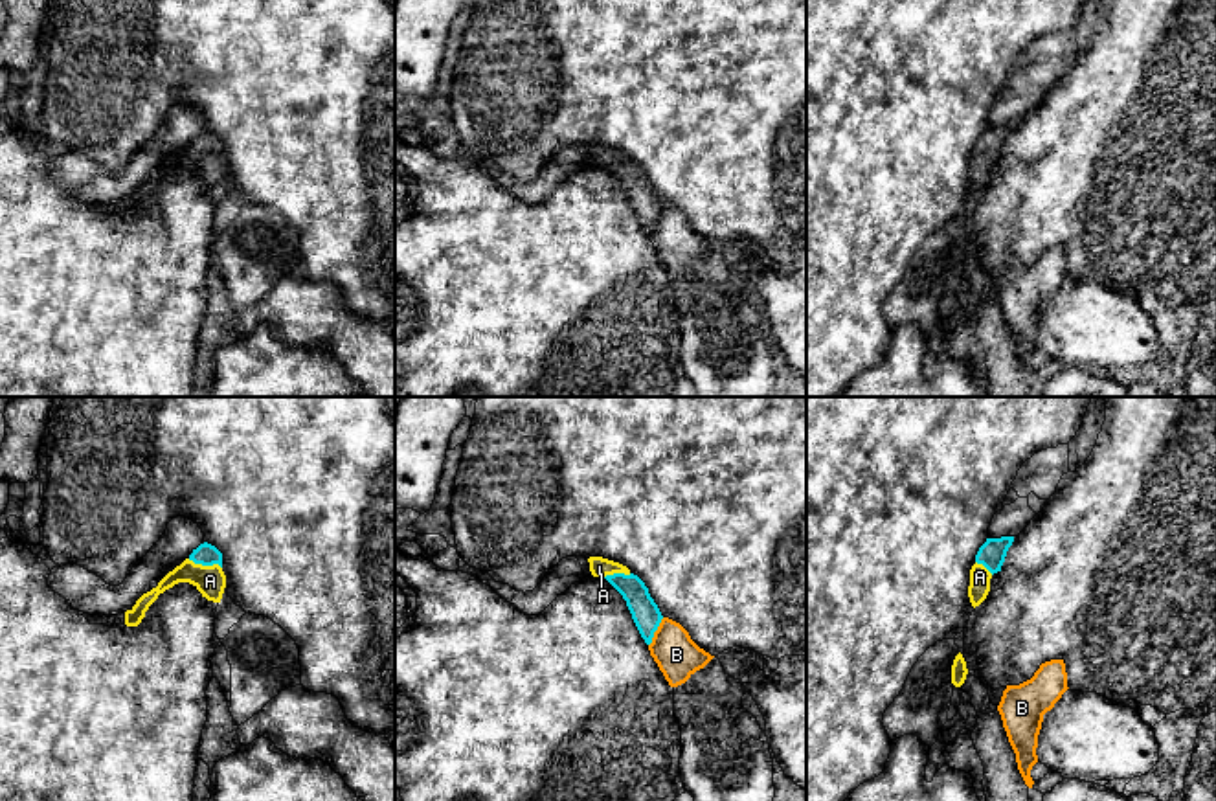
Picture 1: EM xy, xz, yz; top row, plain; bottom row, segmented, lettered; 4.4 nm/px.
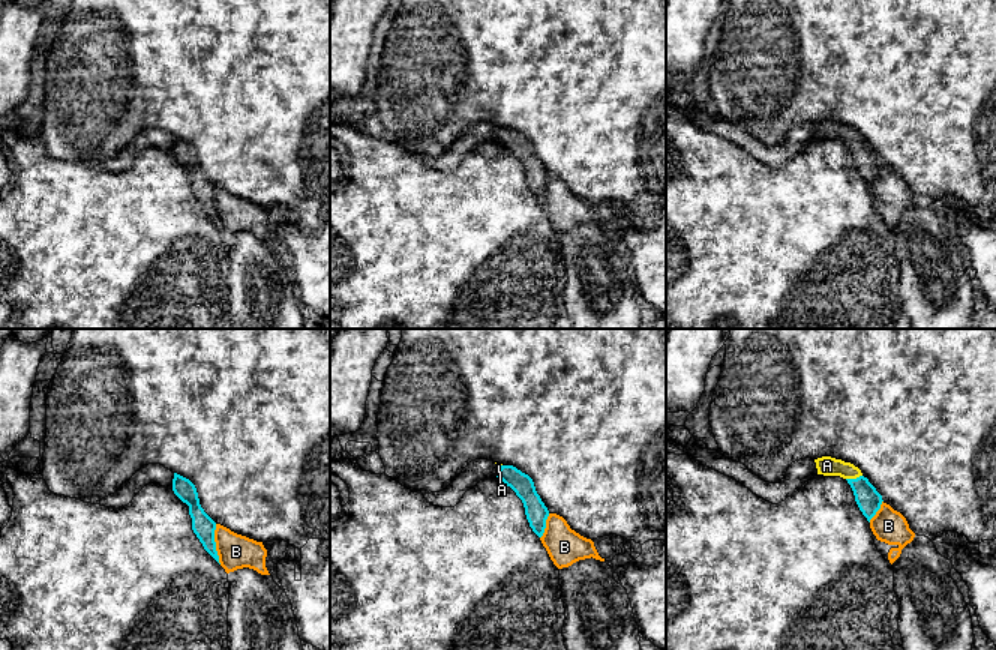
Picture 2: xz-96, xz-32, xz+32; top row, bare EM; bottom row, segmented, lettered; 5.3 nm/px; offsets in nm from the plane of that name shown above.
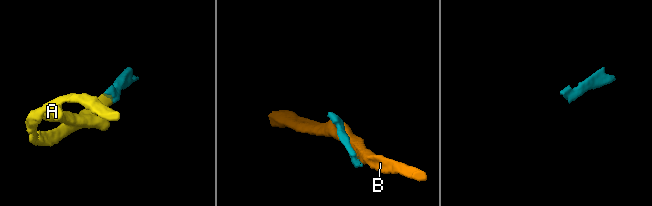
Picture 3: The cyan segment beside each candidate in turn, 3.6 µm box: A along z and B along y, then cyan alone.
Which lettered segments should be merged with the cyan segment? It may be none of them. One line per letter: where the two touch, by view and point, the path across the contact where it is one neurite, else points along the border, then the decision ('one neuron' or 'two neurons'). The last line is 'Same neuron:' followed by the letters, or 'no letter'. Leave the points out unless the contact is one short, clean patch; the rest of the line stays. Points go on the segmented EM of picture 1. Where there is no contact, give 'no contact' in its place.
A: contact xy (204, 564); way xy (206, 553), (204, 564), (210, 581); one neuron
B: contact xz (654, 631); two neurons
Same neuron: A

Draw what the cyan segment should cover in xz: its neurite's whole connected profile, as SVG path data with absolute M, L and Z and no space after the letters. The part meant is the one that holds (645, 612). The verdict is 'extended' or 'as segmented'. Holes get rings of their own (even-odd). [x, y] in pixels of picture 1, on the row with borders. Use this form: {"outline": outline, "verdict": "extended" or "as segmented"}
{"outline": "M590 557L588 562L593 577L606 579L623 595L641 637L650 645L663 615L645 582L619 562L602 557Z", "verdict": "extended"}

